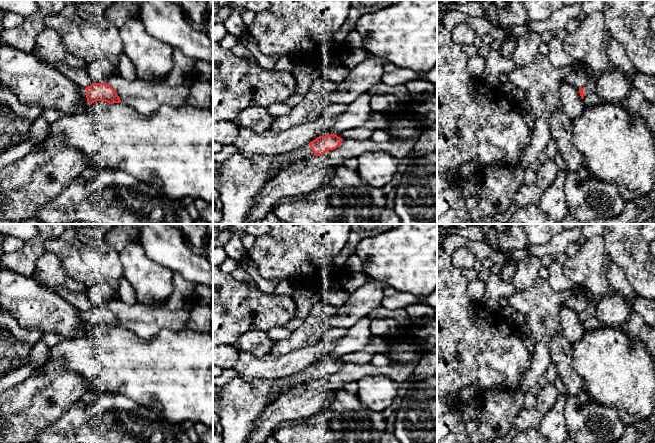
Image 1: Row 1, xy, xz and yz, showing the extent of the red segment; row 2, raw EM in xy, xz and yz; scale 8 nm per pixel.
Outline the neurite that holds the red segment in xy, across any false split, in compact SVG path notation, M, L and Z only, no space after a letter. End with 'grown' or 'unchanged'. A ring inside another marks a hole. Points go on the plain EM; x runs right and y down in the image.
M92 307L86 312L80 311L80 316L92 328L96 325L105 325L109 328L121 327L121 324L114 313L107 307Z | grown

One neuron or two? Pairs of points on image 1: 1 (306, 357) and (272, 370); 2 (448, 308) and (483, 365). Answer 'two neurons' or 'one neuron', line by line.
1: one neuron
2: one neuron

